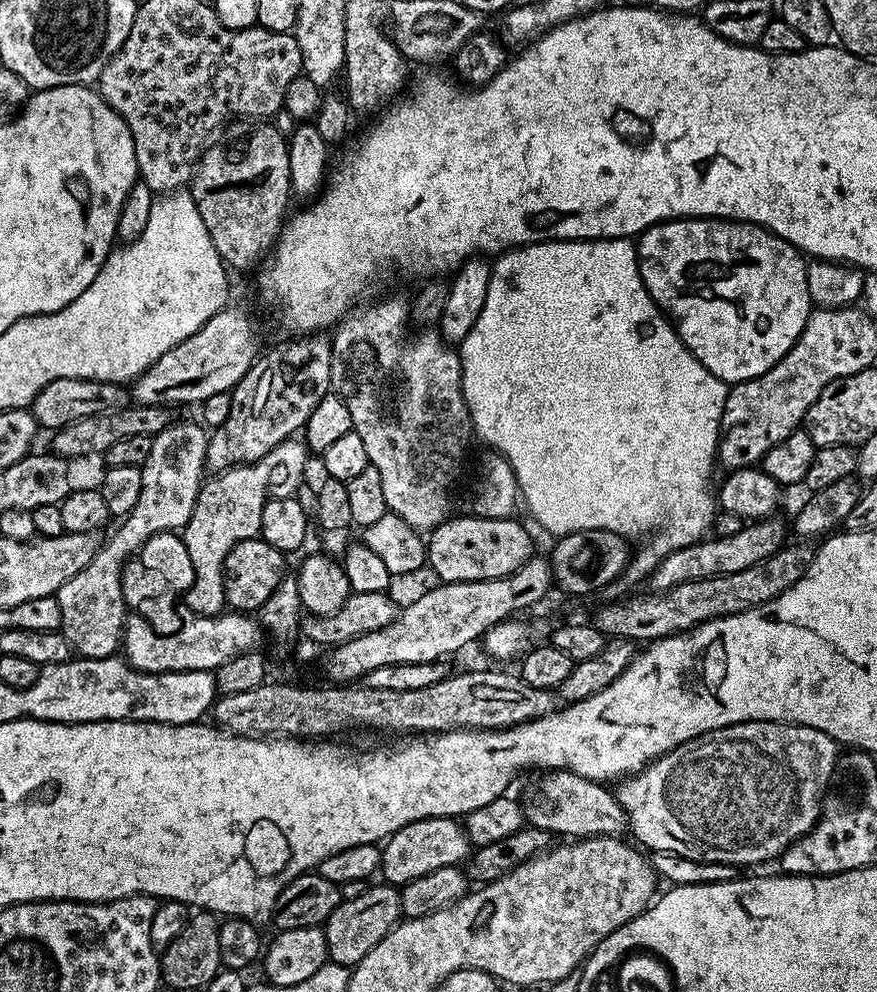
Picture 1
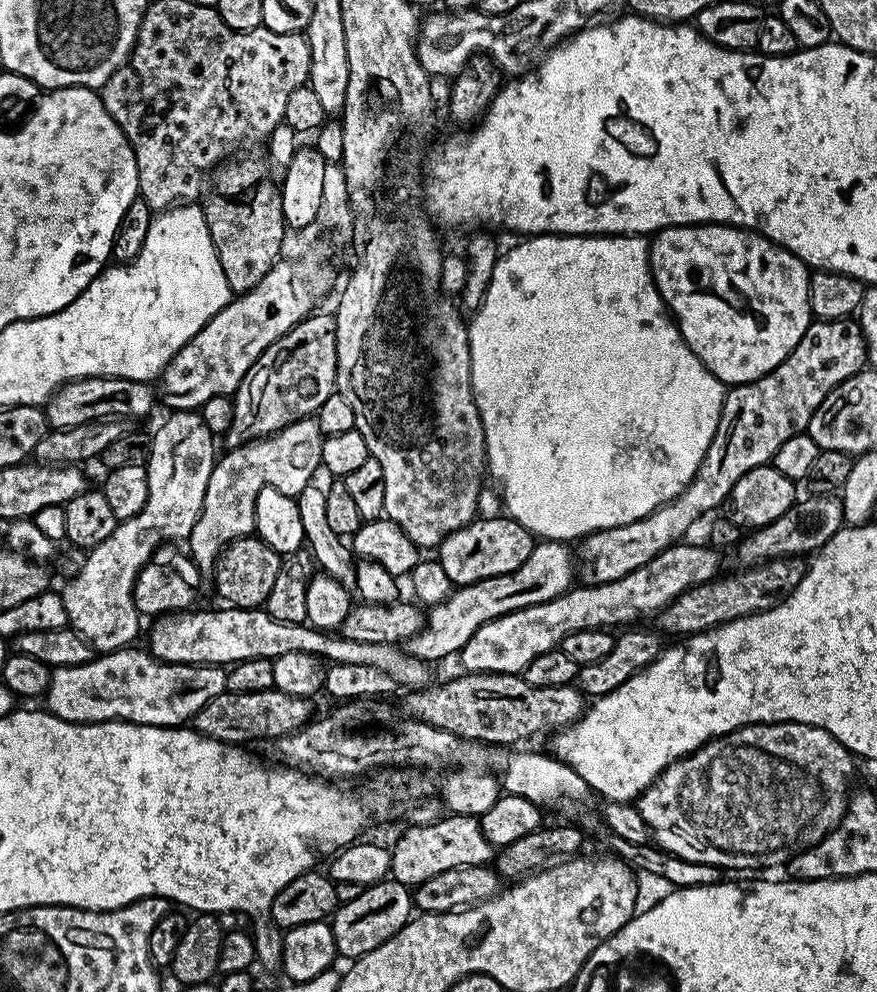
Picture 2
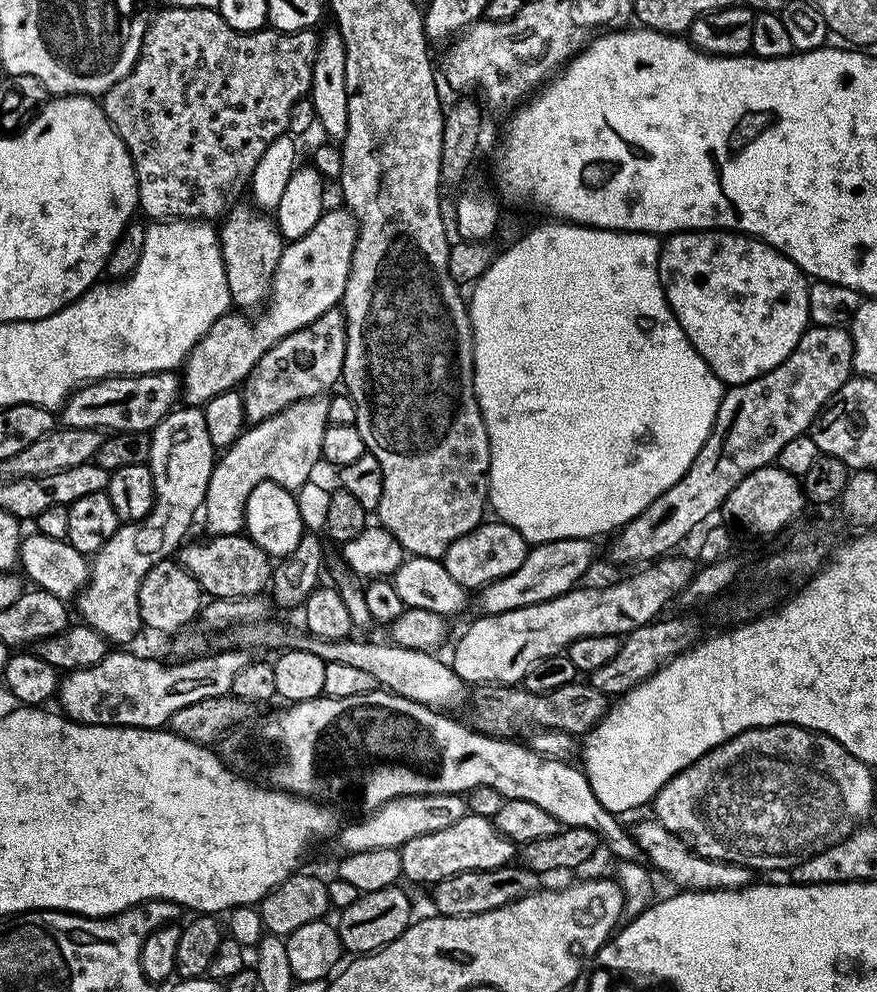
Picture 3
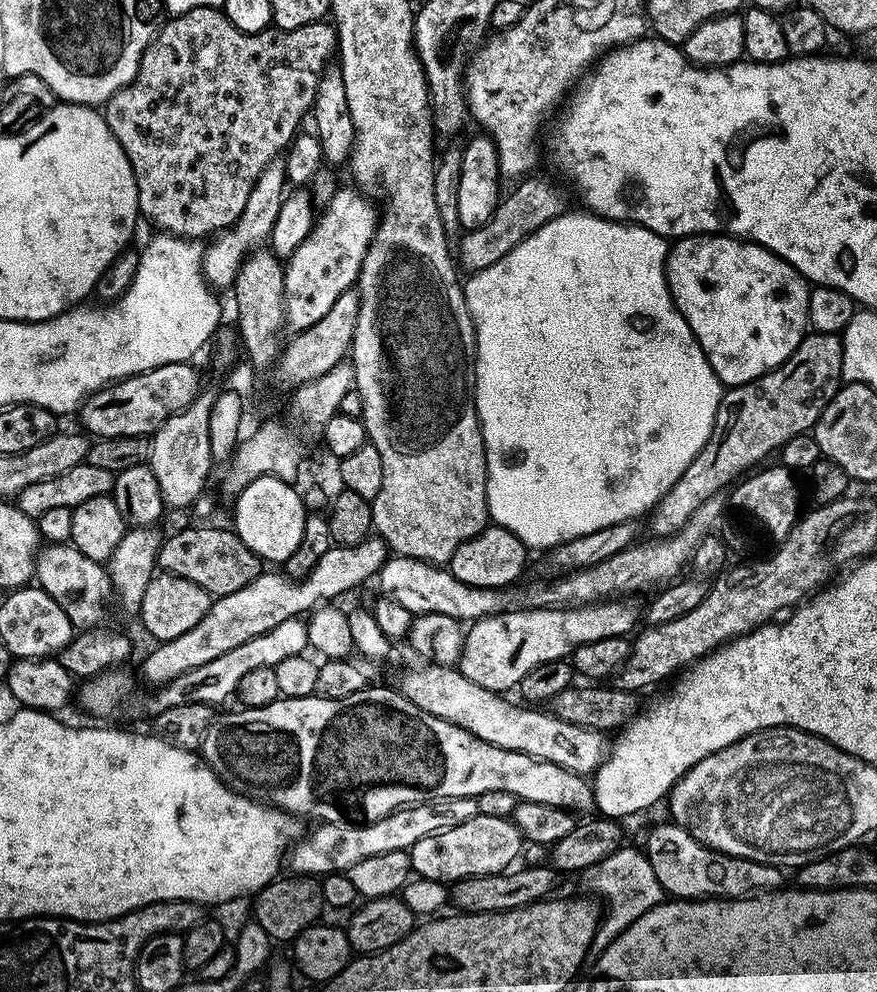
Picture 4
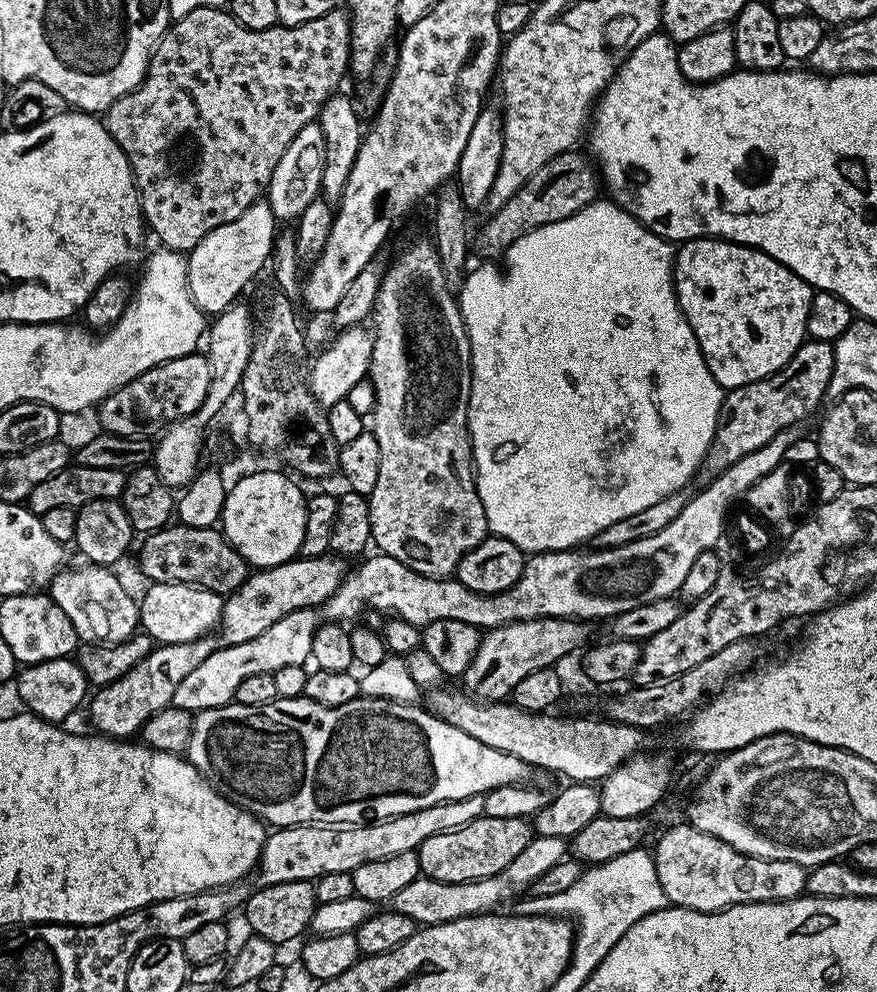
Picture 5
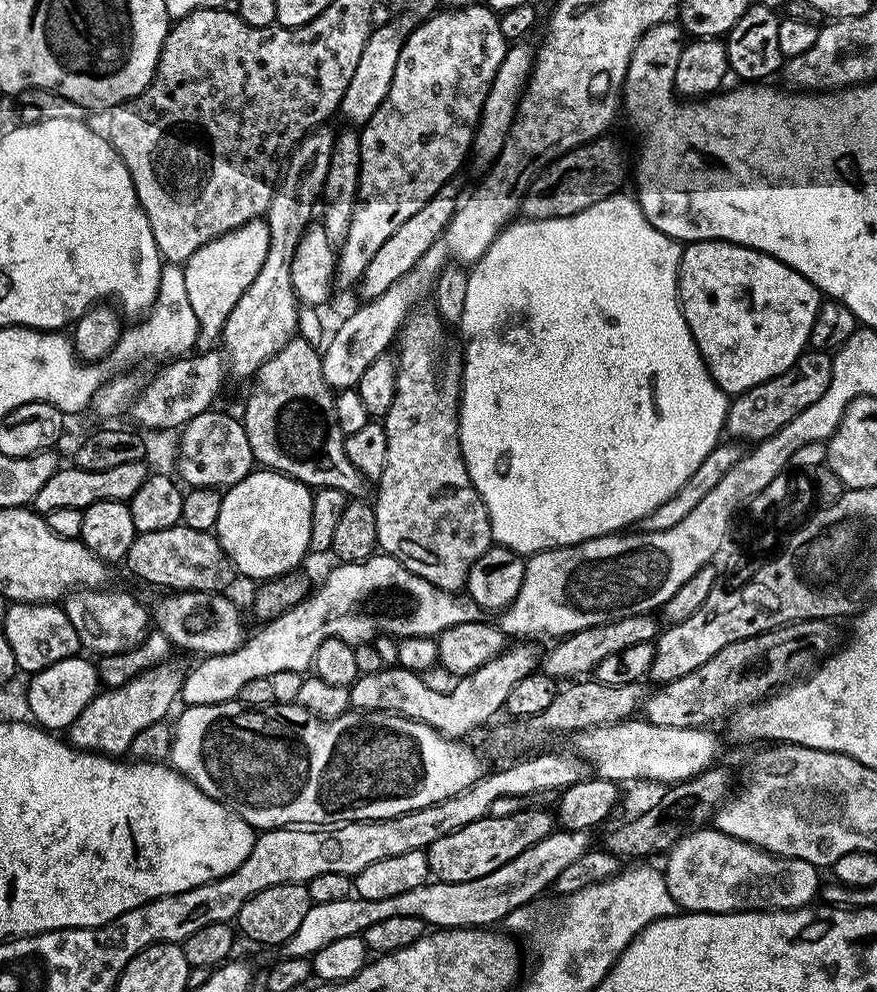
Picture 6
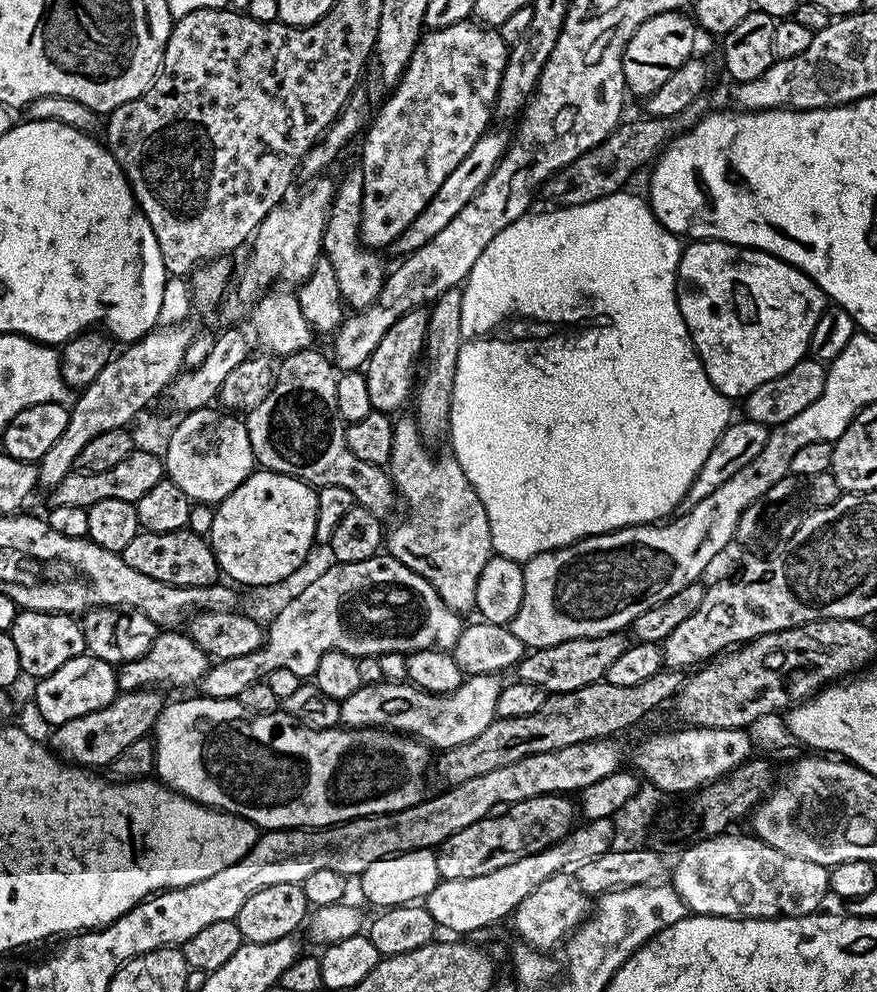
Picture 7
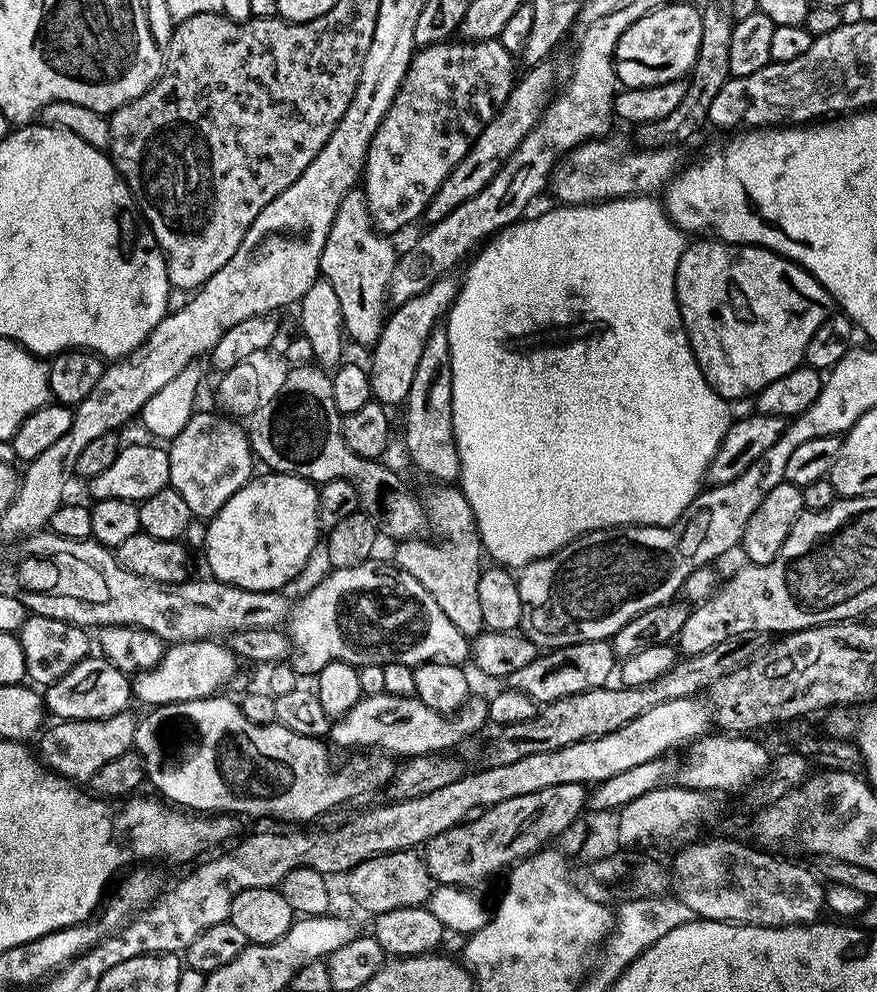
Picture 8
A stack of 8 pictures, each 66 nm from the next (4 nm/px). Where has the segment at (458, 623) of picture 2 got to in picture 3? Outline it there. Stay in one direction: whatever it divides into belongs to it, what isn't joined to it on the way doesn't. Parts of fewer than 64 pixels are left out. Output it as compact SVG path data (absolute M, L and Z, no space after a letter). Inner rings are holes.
M583 536L531 545L526 554L526 562L522 562L522 566L518 566L514 574L506 574L502 578L492 580L479 589L479 611L486 616L497 616L566 594L571 588L577 587L583 581L580 579L591 570L592 563L596 560L596 544L595 539Z

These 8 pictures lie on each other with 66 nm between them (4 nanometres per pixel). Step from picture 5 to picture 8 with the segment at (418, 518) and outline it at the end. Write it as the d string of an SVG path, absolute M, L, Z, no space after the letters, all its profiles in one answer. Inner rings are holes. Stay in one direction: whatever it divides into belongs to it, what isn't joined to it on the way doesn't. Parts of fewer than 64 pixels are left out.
M436 486L422 503L428 514L428 523L444 540L428 540L429 538L413 538L401 540L395 545L395 563L402 570L414 574L426 590L430 590L430 598L438 602L442 614L458 626L461 637L475 638L485 631L482 622L482 606L478 606L478 582L482 571L480 556L482 545L480 533L476 531L476 519L470 502L463 491L456 486Z

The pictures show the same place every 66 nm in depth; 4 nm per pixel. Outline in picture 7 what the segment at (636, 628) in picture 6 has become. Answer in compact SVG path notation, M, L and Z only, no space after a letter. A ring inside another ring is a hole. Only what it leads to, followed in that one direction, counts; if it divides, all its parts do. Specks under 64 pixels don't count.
M611 632L605 636L558 642L558 646L549 648L534 648L521 658L514 672L519 679L530 682L549 694L582 690L582 686L601 683L606 670L610 670L610 665L618 659L622 650L628 648L629 643L629 637L624 632Z

